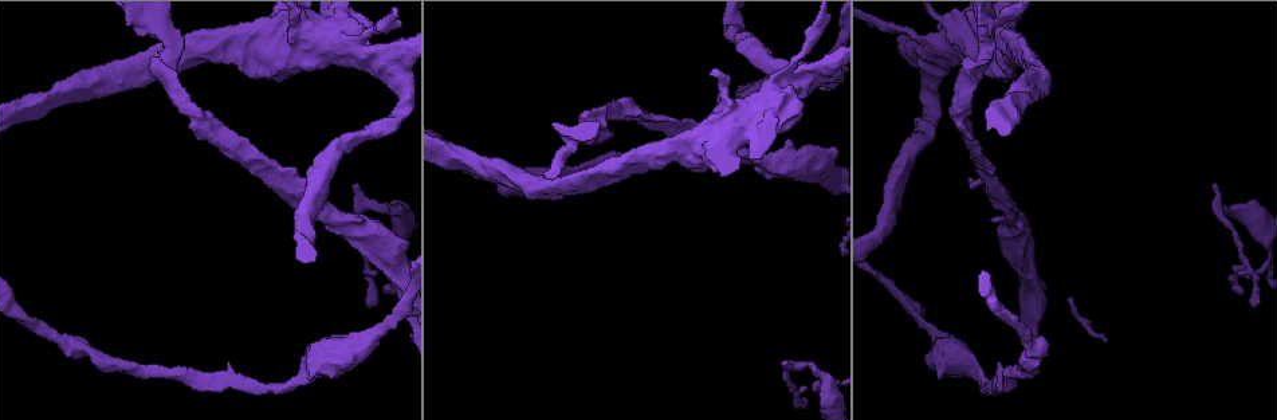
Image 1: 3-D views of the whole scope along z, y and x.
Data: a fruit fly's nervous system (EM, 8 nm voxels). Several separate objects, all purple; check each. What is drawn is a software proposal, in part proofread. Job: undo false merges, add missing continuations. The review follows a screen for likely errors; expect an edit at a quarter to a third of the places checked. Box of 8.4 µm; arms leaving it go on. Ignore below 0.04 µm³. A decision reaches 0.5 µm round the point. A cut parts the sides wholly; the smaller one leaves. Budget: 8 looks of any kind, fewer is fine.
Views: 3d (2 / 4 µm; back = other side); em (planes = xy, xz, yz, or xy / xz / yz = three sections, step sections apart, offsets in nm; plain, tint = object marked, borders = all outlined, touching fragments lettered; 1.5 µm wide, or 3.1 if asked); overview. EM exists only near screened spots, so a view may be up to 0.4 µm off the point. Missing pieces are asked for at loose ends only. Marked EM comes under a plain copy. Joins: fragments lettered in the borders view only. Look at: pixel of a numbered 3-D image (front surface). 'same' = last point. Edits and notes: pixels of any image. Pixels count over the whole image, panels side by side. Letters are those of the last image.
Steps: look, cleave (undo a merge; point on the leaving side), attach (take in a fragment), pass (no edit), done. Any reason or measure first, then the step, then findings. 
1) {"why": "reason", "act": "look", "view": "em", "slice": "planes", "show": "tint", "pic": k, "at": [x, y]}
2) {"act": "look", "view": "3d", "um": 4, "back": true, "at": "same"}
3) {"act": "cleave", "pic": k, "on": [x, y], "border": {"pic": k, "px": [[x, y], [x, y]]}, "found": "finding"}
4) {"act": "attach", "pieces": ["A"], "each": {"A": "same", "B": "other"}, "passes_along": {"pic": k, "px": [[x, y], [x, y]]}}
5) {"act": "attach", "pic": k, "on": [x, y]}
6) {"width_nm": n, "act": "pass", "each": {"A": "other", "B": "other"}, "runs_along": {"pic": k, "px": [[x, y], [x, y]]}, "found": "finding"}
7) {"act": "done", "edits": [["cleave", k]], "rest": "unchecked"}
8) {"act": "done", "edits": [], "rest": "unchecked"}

{"act": "look", "view": "3d", "um": 4, "pic": 1, "at": [584, 137]}

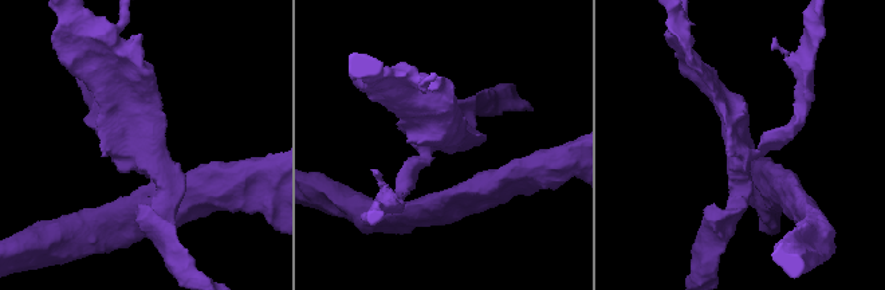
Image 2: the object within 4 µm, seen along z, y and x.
{"why": "shape alone is not enough", "act": "look", "view": "em", "slice": "planes", "show": "borders", "pic": 2, "at": [743, 156]}

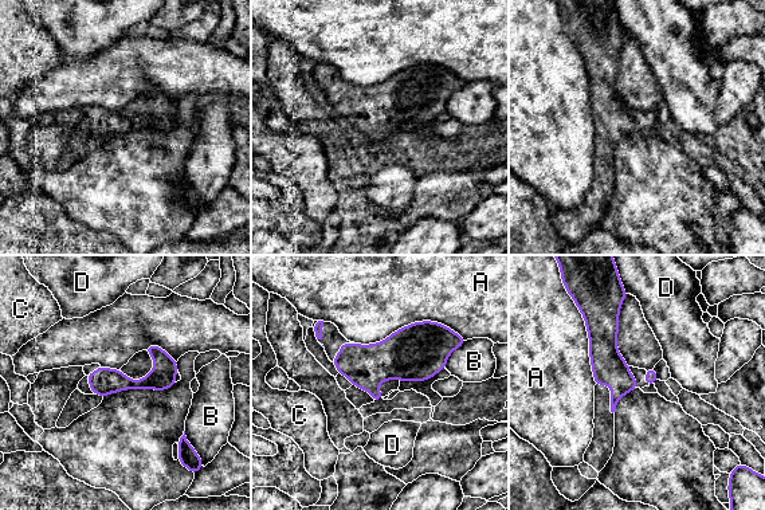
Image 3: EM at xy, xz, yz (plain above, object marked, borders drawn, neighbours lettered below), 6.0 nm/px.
{"width_nm": 160, "act": "pass", "each": {"A": "other", "B": "other", "C": "other", "D": "other"}, "runs_along": {"pic": 3, "px": [[605, 303], [614, 401]]}, "found": "one cell here"}

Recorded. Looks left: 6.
{"why": "branch stops here", "act": "look", "view": "em", "slice": "xz", "step": 4, "show": "borders", "pic": 1, "at": [969, 182]}

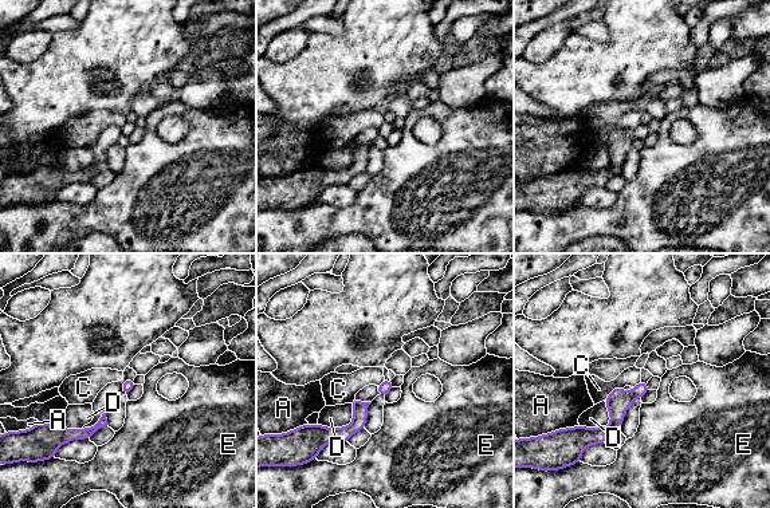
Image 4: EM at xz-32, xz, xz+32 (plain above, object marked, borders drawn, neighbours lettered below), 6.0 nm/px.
{"longest_contact_nm": ["D", 220], "act": "pass", "each": {"A": "other", "C": "other", "D": "other", "E": "other"}, "found": "none of them fits"}

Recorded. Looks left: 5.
{"why": "free end", "act": "look", "view": "3d", "um": 2, "pic": 1, "at": [1240, 294]}

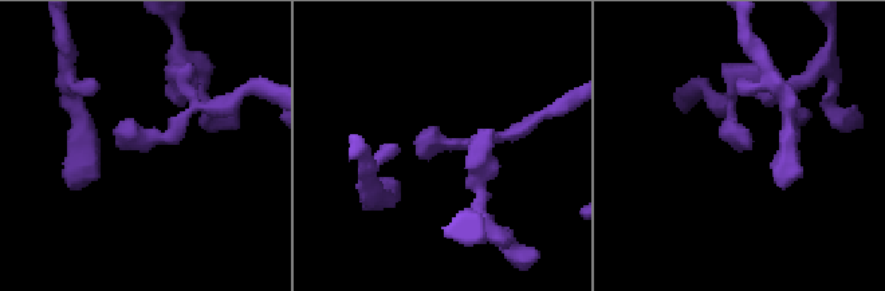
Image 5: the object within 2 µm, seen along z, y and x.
{"act": "look", "view": "em", "slice": "planes", "show": "borders", "pic": 5, "at": [119, 146]}

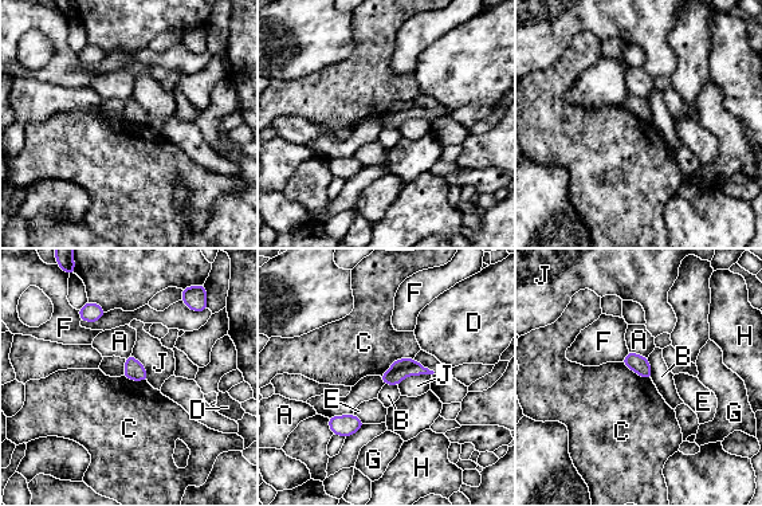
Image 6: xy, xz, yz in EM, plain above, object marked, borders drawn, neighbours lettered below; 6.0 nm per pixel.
{"act": "pass", "each": {"A": "other", "B": "other", "C": "other", "D": "other", "E": "other", "F": "other", "G": "other", "H": "other", "J": "other"}, "border": {"pic": 6, "px": [[413, 357], [396, 359], [380, 376]]}, "found": "no lettered fragment goes on from it"}

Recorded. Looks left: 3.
{"act": "done", "edits": [], "rest": "unchecked"}

